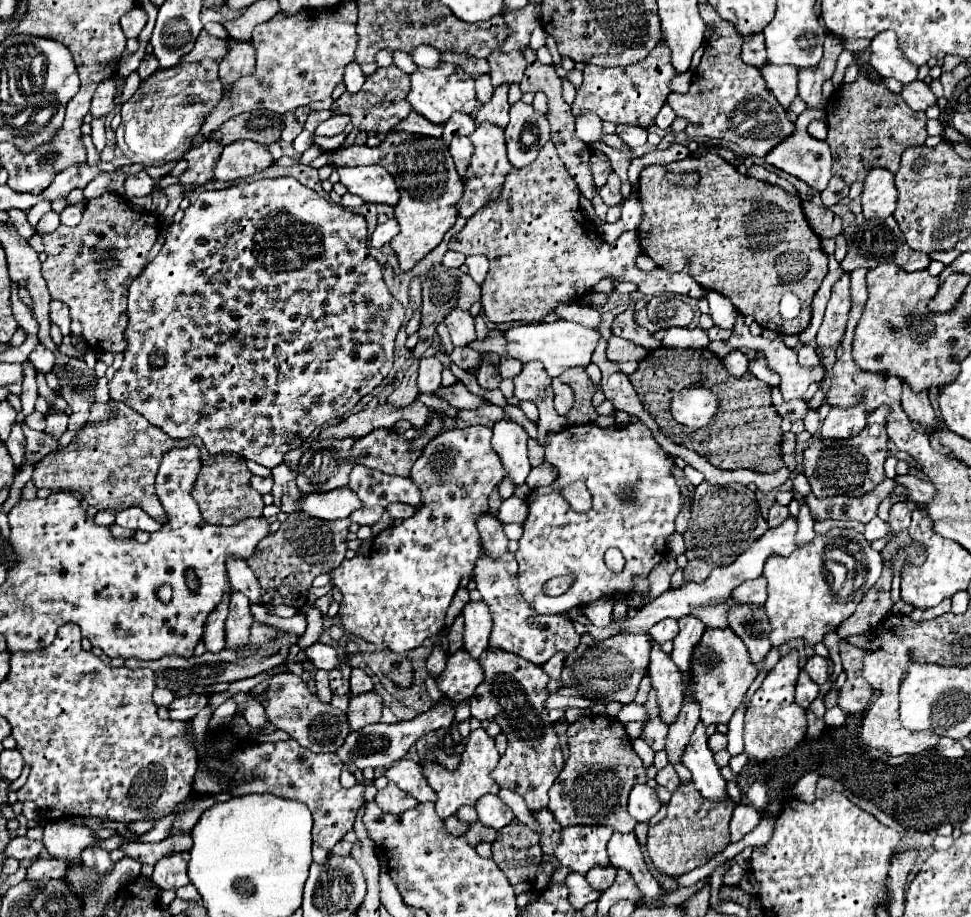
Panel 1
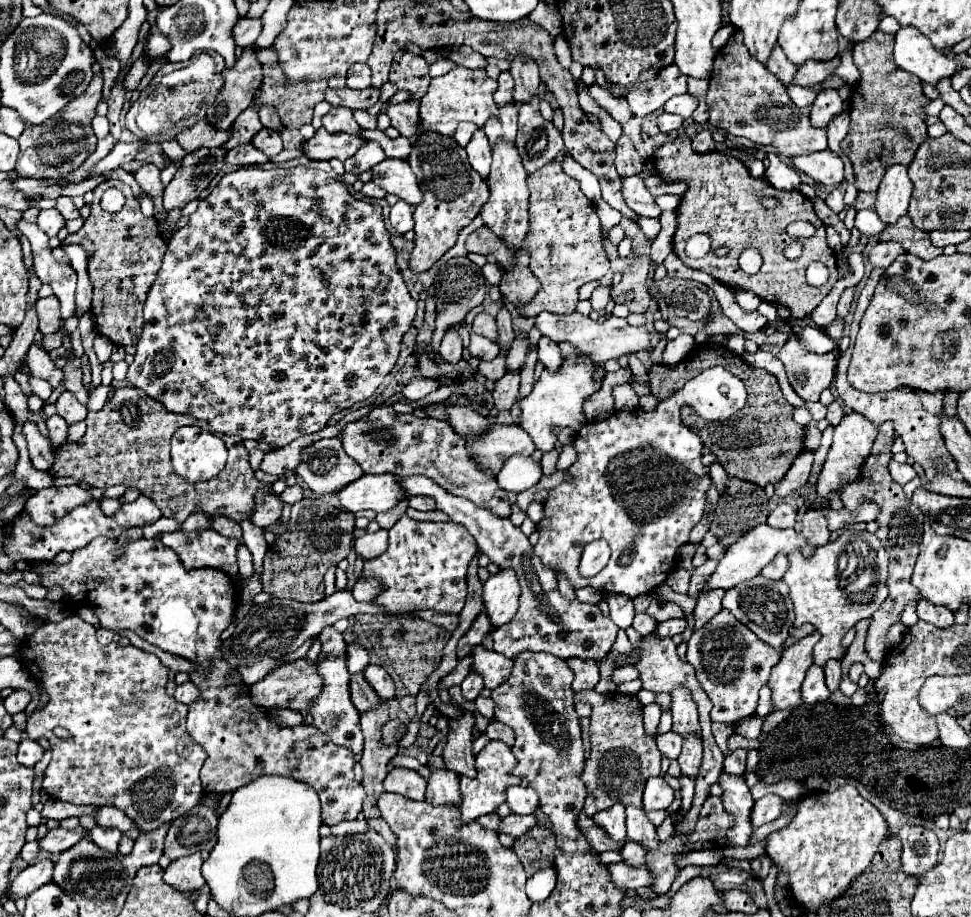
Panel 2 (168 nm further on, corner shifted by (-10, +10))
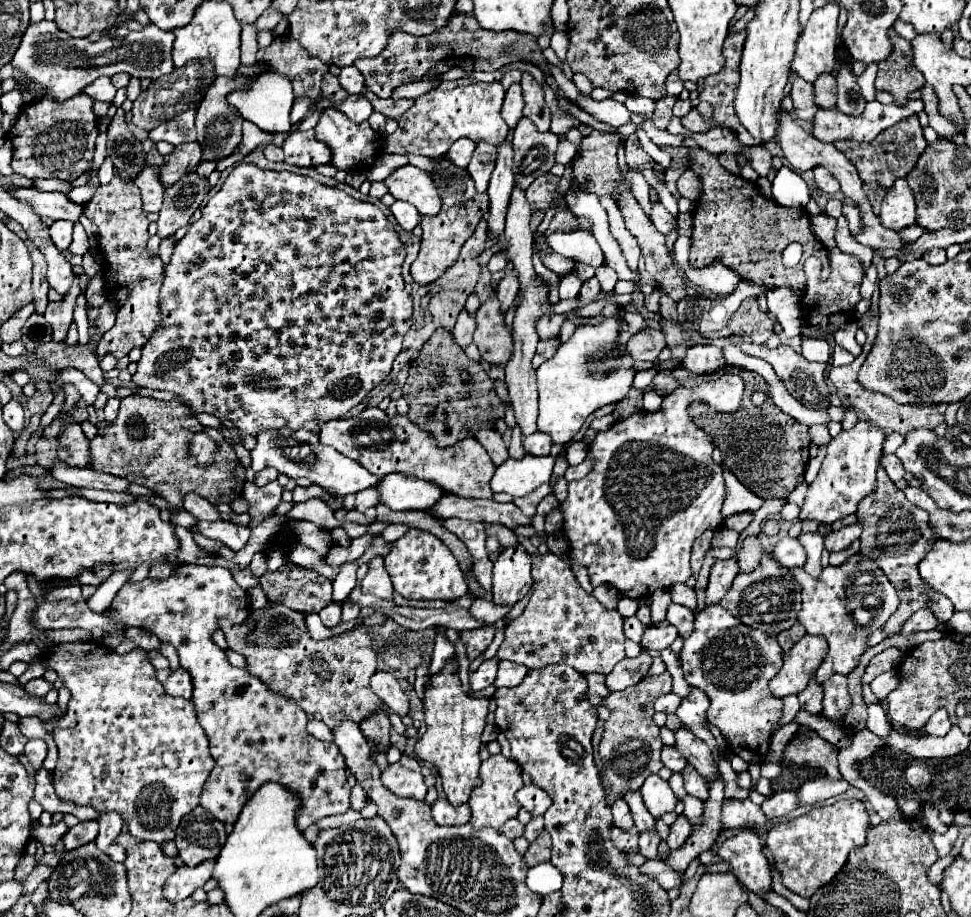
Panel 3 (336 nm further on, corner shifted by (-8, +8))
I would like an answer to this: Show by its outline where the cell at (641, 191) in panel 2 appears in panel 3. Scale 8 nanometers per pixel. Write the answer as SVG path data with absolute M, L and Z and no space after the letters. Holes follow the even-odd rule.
M652 202L652 214L650 214L650 222L656 226L658 232L668 234L674 228L674 218L672 214L660 204L660 202Z

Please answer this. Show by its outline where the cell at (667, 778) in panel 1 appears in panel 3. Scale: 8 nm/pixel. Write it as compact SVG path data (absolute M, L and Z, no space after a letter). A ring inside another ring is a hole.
M680 814L676 818L676 822L670 826L670 834L668 834L668 840L666 840L668 846L670 848L680 848L684 844L684 840L690 836L690 832L692 832L692 826L690 826L688 818L684 814Z

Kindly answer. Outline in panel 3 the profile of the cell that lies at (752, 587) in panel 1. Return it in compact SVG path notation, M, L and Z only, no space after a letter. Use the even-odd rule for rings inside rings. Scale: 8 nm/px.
M790 536L782 538L782 540L774 546L772 556L774 556L774 560L776 560L778 564L782 564L784 568L804 566L804 562L806 562L806 552L804 552L804 548L800 546L798 540L794 540L794 538L790 538Z

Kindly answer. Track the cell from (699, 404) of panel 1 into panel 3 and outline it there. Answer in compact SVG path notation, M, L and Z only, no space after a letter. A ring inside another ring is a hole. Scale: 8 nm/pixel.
M722 374L718 380L710 380L704 384L698 384L694 388L676 388L672 394L664 396L660 410L656 412L636 412L620 422L616 422L612 428L608 428L606 432L598 432L594 442L588 446L588 458L594 462L594 468L576 482L568 482L568 498L564 502L560 502L560 512L564 516L562 522L562 536L568 540L568 556L572 562L584 564L588 568L588 576L592 586L612 586L616 588L620 594L632 598L632 600L640 600L640 598L648 598L652 596L652 592L660 590L660 588L670 588L676 582L686 582L690 578L690 550L694 540L706 530L706 528L718 528L722 524L722 502L726 496L726 488L724 488L724 478L722 478L722 466L714 464L712 454L706 452L706 432L702 432L696 424L692 424L690 416L688 416L688 406L694 400L706 402L710 408L714 408L716 412L722 414L732 414L740 408L742 402L742 392L744 392L744 382L740 376L736 374Z

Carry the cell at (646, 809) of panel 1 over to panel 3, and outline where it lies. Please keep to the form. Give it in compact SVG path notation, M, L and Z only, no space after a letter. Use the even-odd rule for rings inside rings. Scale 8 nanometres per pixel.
M652 774L652 776L646 778L646 782L640 788L640 794L642 794L642 800L646 802L648 812L652 816L656 816L656 818L660 818L666 812L672 812L674 806L676 806L676 802L678 802L678 798L670 790L668 782L662 780L656 774Z

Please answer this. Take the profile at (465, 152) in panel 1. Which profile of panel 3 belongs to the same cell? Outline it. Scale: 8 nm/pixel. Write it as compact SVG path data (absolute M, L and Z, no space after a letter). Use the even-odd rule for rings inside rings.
M486 142L476 144L476 150L474 150L472 160L468 164L468 172L474 178L478 192L488 190L488 180L490 180L490 174L494 170L494 160L496 160L494 146L490 146Z

